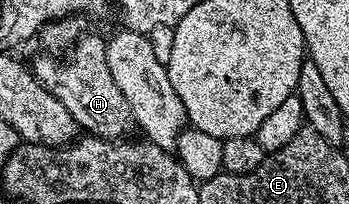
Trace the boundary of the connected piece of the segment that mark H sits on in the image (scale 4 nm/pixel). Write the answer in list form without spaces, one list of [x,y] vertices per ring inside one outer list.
[[[85,33],[72,50],[63,57],[40,53],[30,70],[36,80],[42,83],[62,105],[70,117],[74,117],[77,128],[81,132],[96,136],[97,139],[120,141],[125,138],[128,130],[133,130],[132,114],[126,97],[122,97],[122,89],[118,89],[114,76],[110,74],[110,65],[106,65],[105,36]]]

